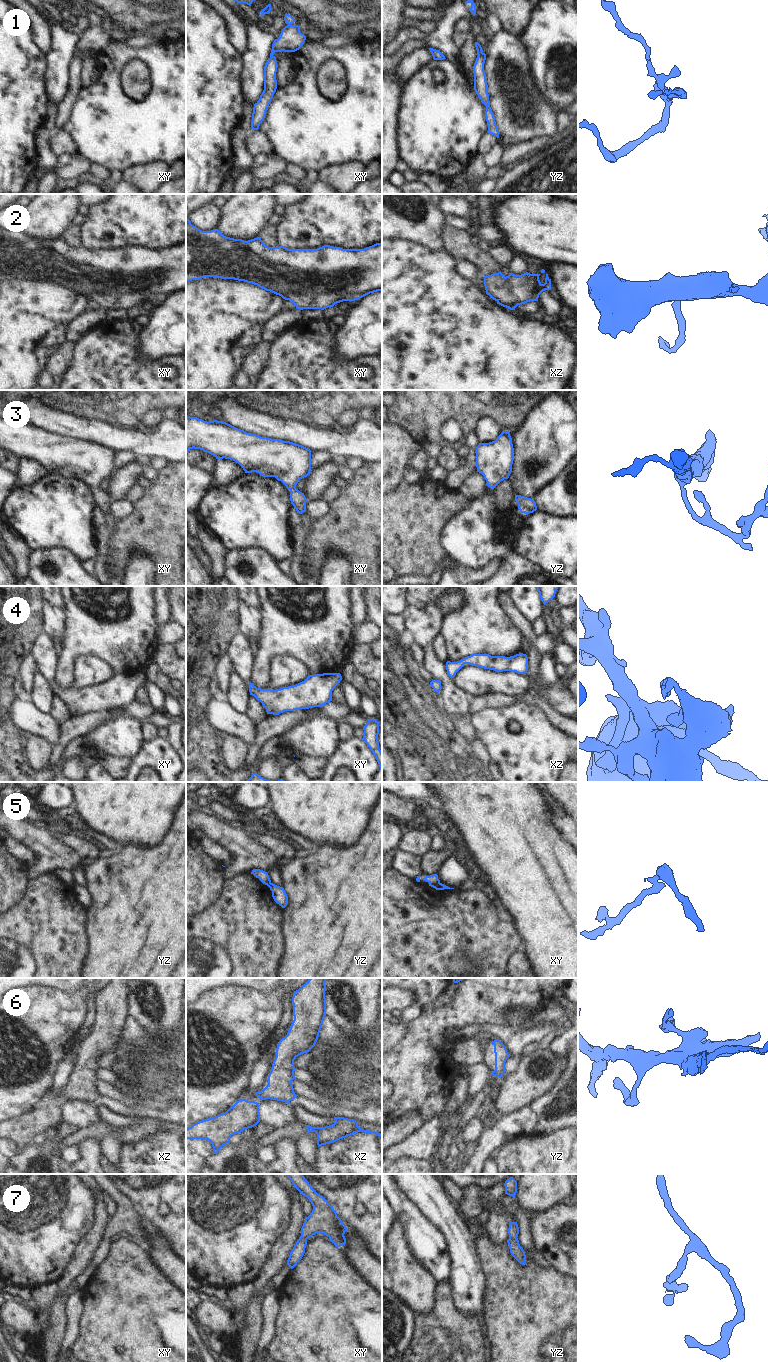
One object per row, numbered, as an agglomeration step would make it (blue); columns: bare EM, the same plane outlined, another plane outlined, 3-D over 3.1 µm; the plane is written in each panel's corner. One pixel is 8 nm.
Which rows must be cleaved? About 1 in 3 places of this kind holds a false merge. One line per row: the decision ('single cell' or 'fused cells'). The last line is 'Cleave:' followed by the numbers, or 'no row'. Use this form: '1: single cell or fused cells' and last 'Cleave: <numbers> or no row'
1: single cell
2: single cell
3: single cell
4: single cell
5: fused cells
6: single cell
7: single cell
Cleave: 5

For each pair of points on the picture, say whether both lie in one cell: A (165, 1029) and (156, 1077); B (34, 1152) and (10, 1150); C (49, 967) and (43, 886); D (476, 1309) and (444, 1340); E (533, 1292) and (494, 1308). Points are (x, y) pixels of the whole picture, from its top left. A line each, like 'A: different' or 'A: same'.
A: different
B: different
C: same
D: different
E: same

